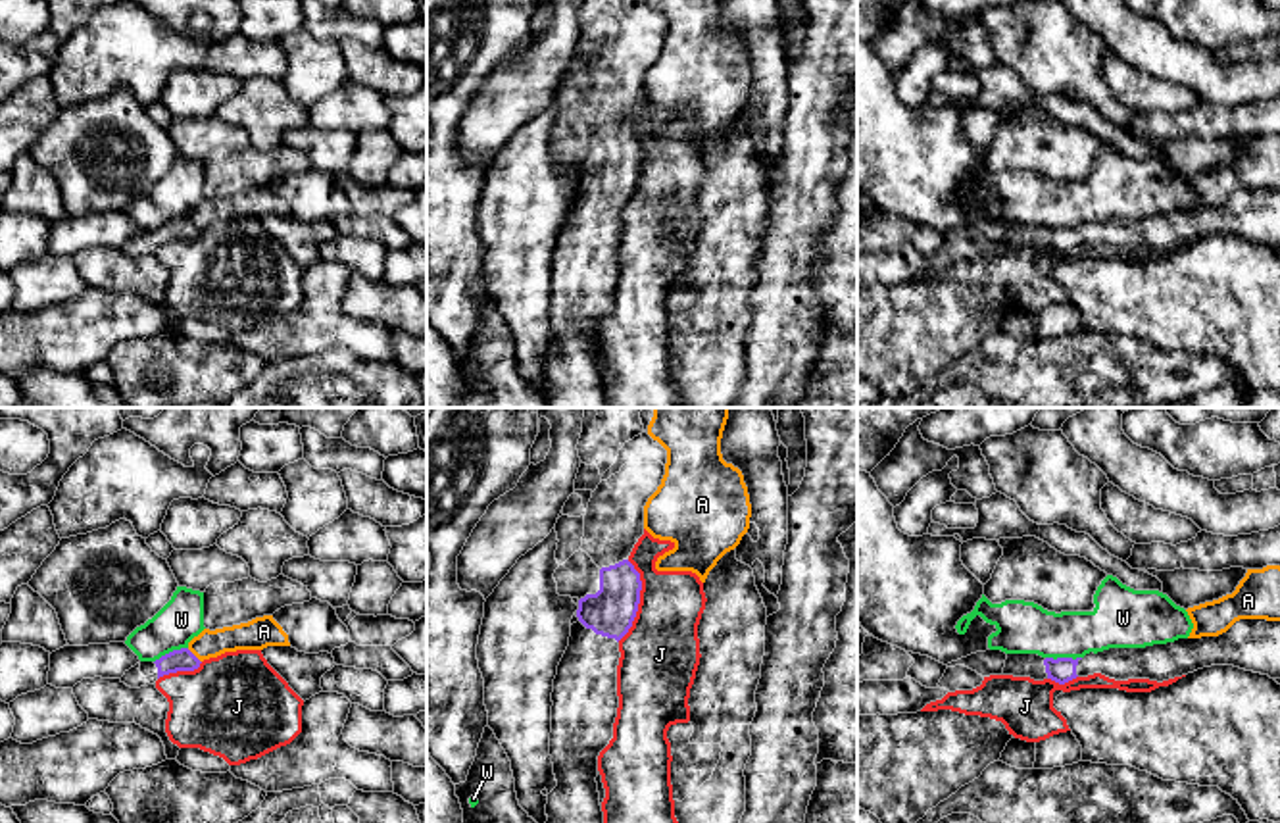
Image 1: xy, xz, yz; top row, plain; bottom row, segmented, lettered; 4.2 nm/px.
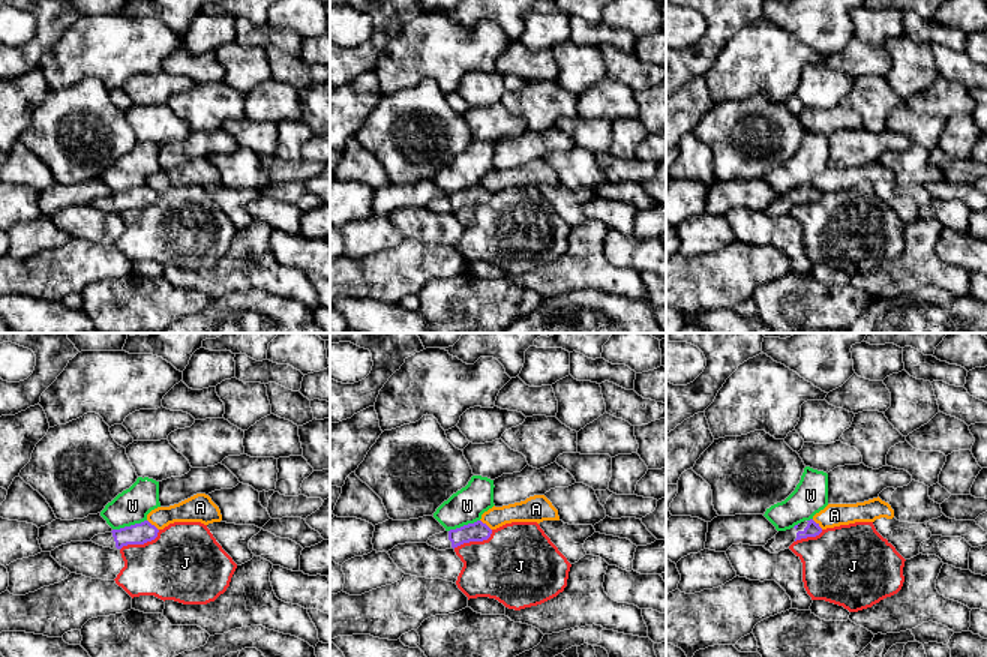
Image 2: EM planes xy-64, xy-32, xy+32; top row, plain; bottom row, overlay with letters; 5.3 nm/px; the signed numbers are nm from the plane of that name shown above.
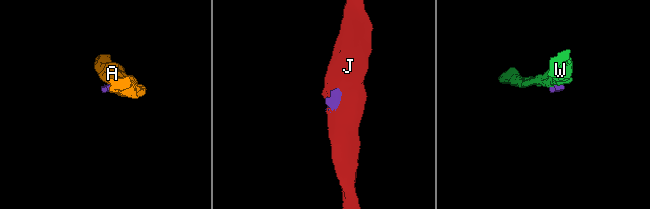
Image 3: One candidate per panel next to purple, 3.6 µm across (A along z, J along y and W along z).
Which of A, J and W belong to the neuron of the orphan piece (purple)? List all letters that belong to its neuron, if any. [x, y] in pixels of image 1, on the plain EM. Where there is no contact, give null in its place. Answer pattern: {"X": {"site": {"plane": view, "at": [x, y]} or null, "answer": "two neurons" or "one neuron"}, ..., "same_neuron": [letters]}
{"A": {"site": {"plane": "xy", "at": [195, 225]}, "answer": "two neurons"}, "J": {"site": {"plane": "xz", "at": [639, 170]}, "answer": "two neurons"}, "W": {"site": {"plane": "yz", "at": [1063, 227]}, "answer": "two neurons"}, "same_neuron": []}

